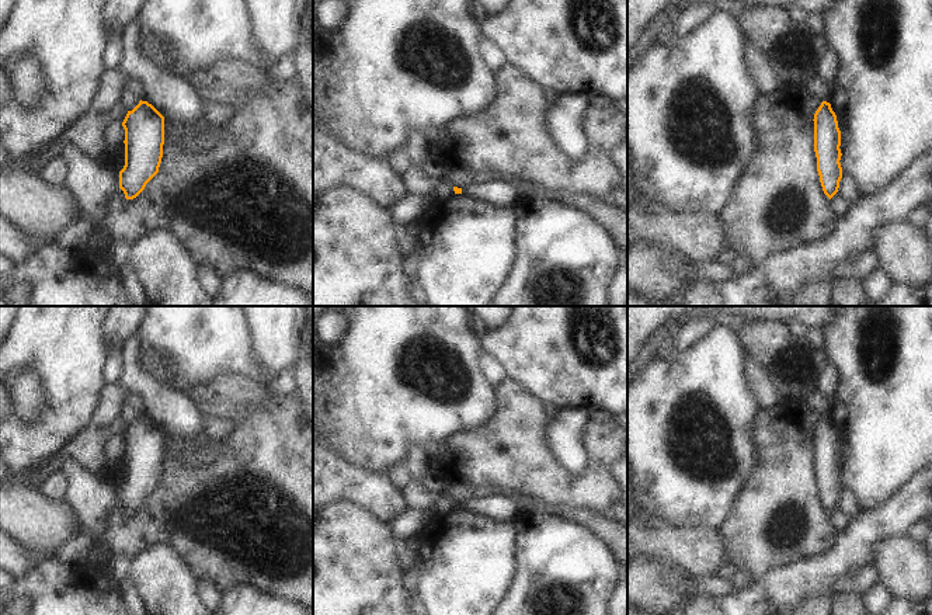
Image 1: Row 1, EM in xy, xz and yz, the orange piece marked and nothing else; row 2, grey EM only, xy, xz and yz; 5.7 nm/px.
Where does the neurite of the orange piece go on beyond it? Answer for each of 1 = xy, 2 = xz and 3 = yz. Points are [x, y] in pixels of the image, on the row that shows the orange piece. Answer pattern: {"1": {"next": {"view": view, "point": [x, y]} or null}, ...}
{"1": {"next": null}, "2": {"next": null}, "3": {"next": null}}

